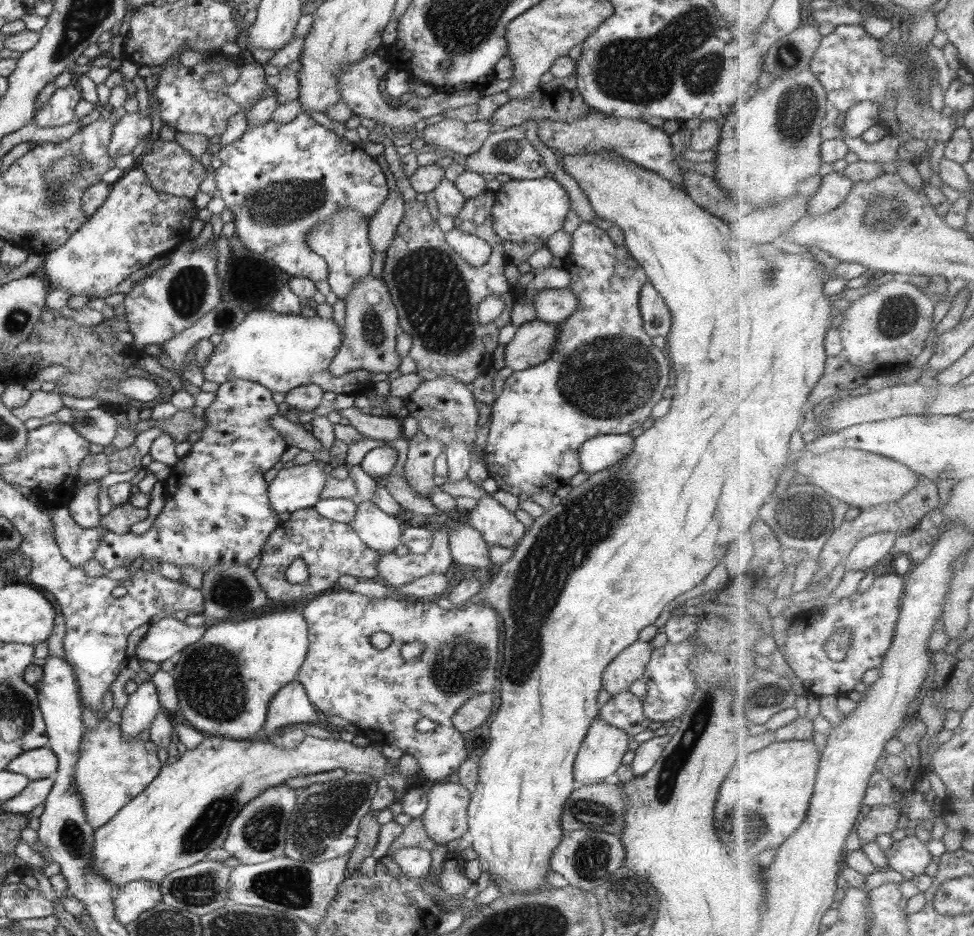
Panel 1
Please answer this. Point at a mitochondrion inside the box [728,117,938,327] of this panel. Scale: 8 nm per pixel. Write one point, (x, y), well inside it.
(876, 214)

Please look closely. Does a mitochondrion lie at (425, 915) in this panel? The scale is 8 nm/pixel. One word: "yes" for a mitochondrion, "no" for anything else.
no

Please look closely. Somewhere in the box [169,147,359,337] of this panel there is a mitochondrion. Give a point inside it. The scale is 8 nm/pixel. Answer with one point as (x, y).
(275, 205)

